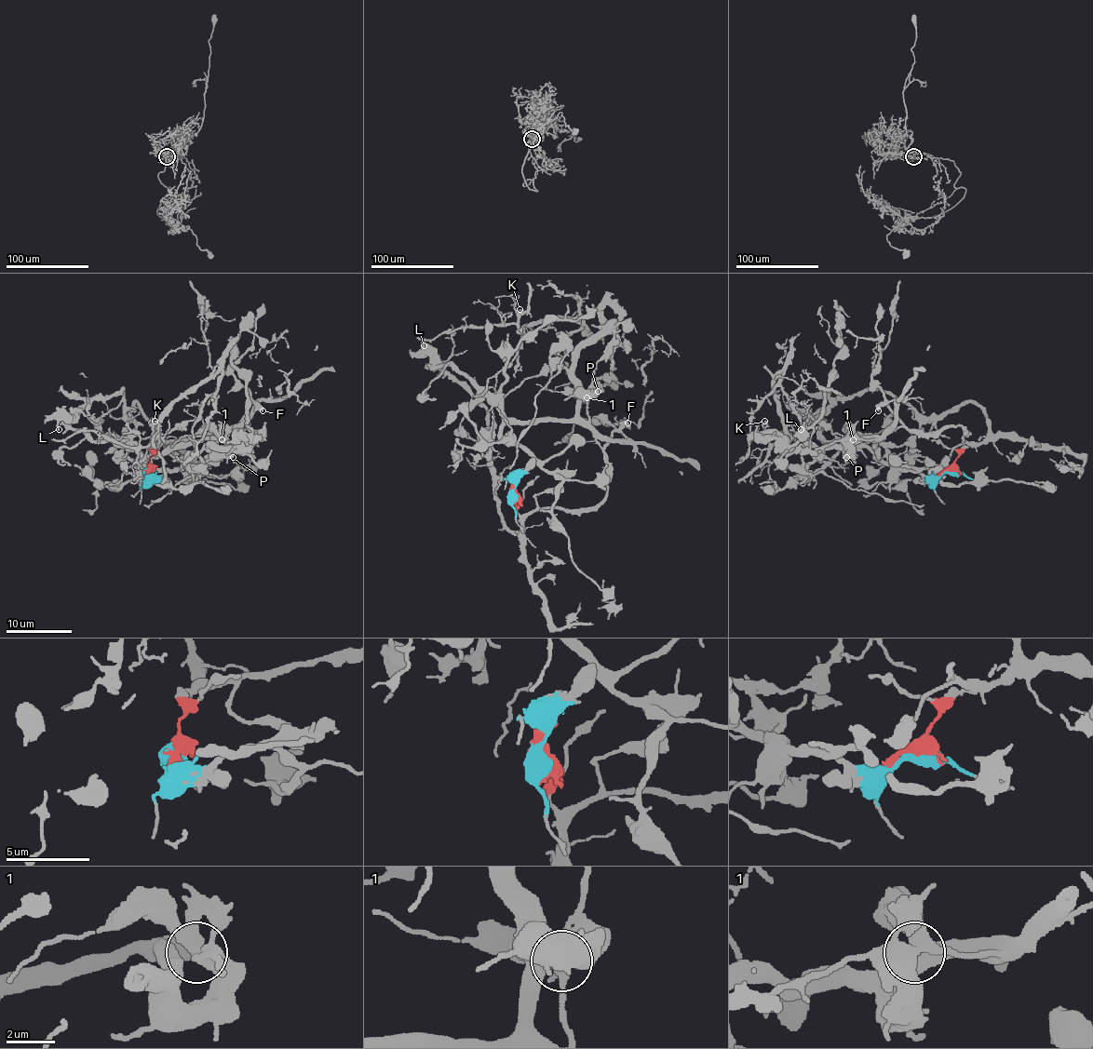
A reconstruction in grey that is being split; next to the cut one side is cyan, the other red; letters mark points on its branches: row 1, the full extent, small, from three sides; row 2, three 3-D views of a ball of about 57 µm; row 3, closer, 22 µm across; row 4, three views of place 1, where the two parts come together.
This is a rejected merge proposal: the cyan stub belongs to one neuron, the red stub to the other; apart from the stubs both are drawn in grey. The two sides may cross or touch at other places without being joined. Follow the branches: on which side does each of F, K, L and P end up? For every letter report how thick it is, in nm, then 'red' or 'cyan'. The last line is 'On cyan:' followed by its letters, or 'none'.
F: 320 nm | red
K: 110 nm | cyan
L: 180 nm | cyan
P: 480 nm | cyan
On cyan: K, L, P

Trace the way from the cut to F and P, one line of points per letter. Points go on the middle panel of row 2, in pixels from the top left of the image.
F: (516, 492), (516, 509), (522, 514), (598, 504), (606, 492), (605, 447), (614, 430), (627, 422)
P: (514, 492), (519, 475), (533, 458), (513, 445), (501, 428), (506, 423), (572, 419), (584, 399), (598, 391)

